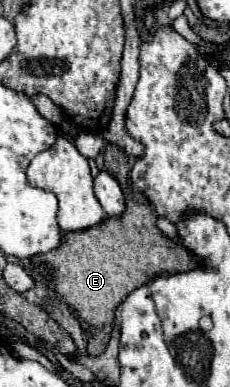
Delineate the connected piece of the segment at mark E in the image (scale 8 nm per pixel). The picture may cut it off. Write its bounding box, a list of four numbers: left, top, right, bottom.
[28,143,196,355]

